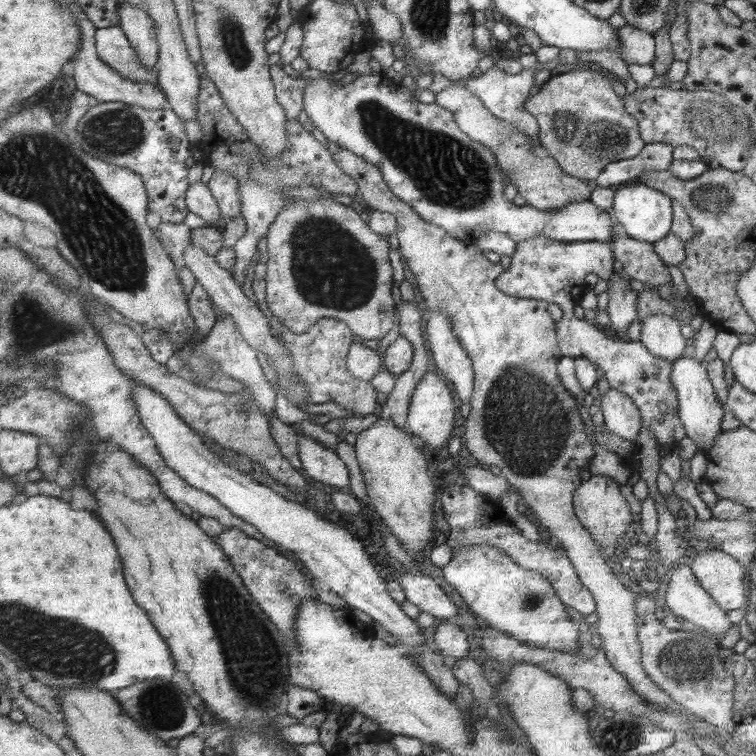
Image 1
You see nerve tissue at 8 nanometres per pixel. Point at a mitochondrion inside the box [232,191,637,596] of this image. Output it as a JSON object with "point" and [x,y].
{"point":[523,420]}

